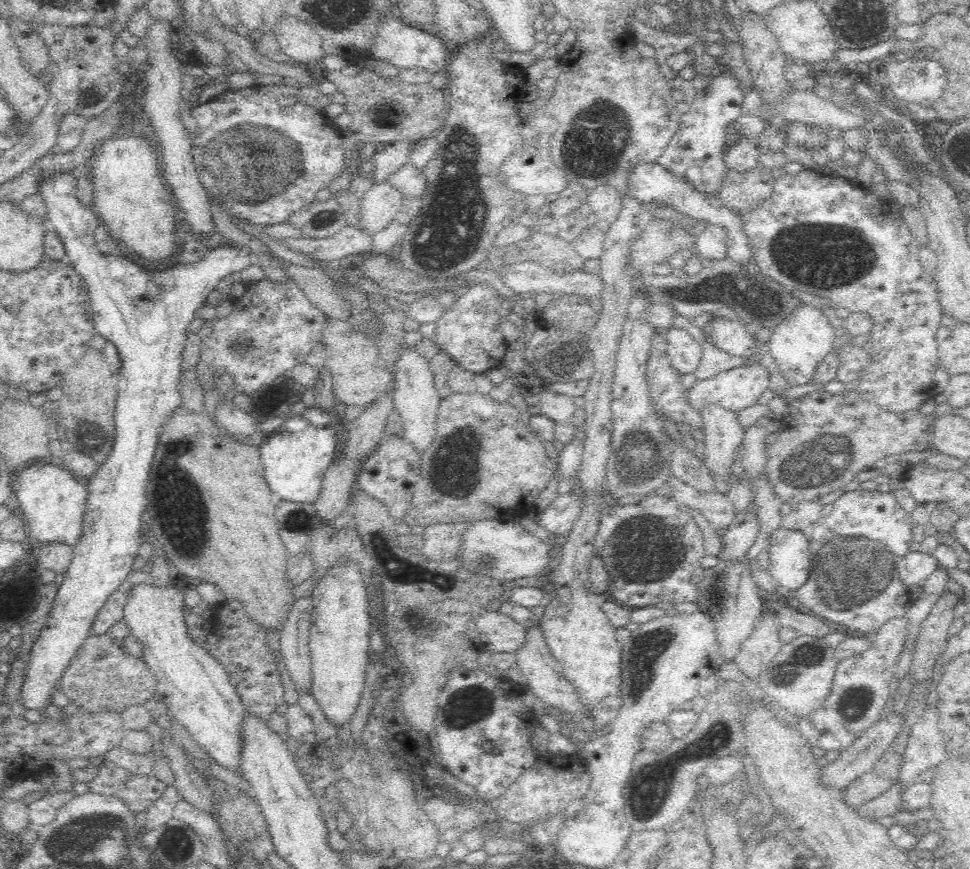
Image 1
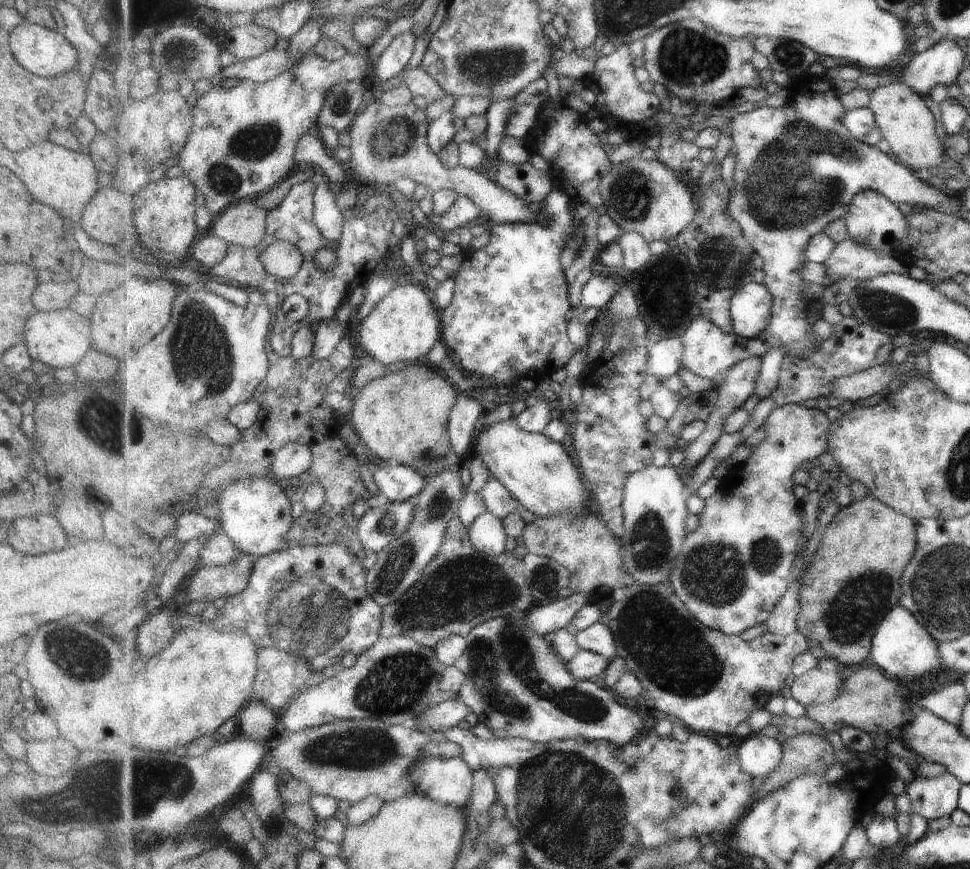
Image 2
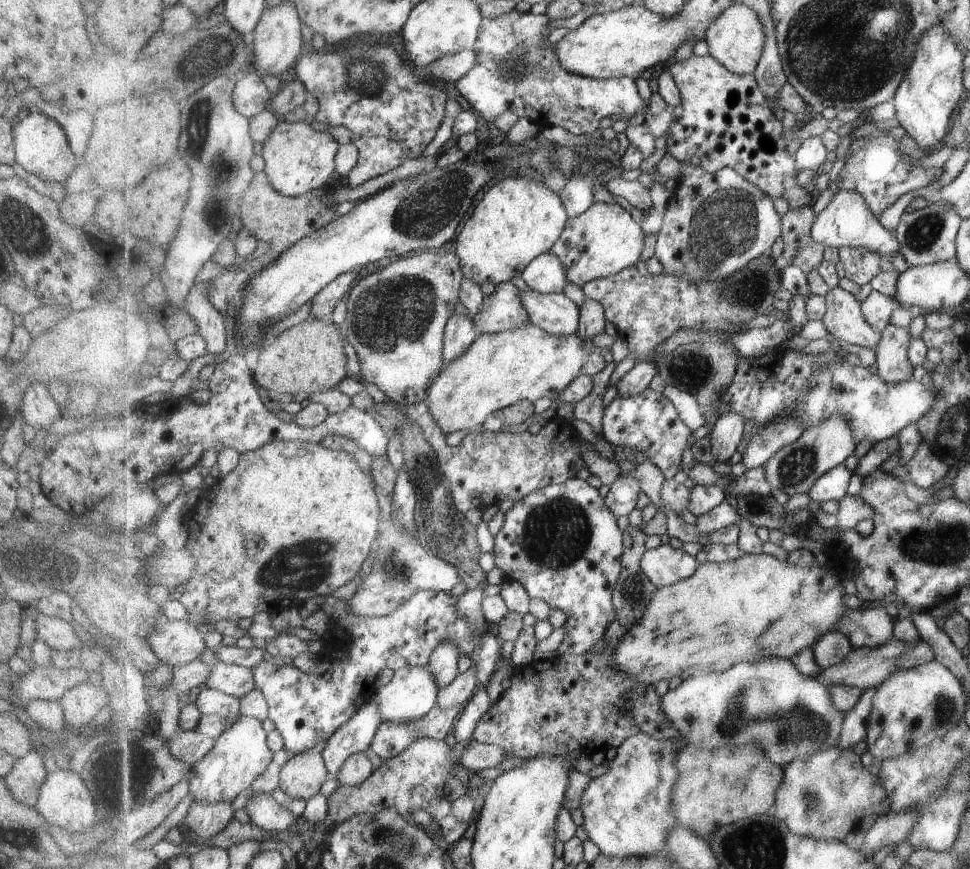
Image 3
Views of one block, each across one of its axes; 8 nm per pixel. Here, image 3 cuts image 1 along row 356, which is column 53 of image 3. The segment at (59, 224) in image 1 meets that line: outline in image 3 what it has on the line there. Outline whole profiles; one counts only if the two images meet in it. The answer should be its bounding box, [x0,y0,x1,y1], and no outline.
[12,114,77,182]

